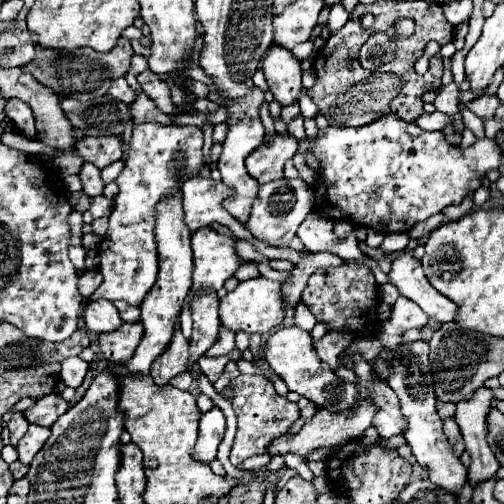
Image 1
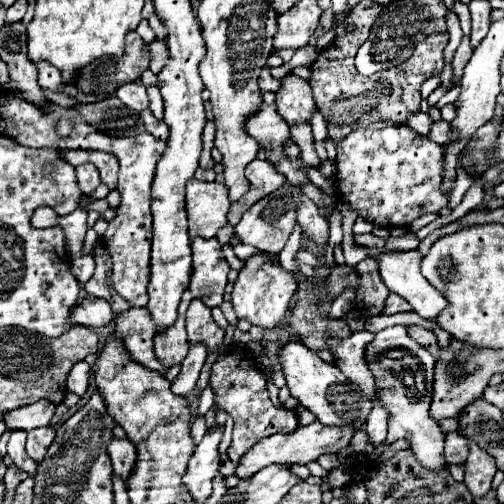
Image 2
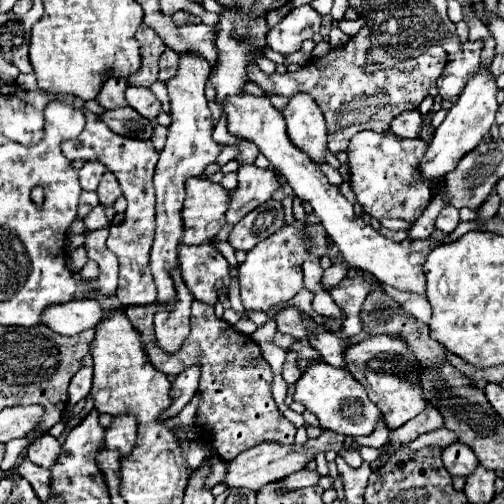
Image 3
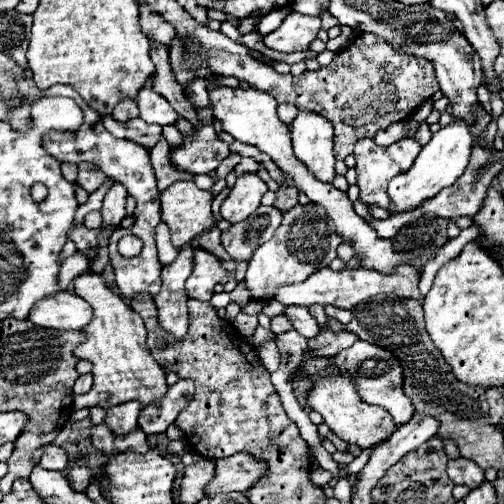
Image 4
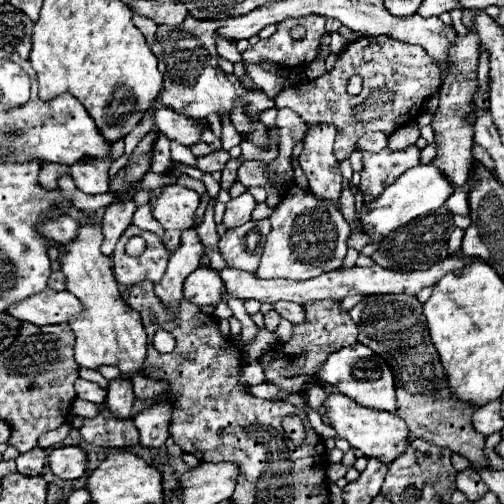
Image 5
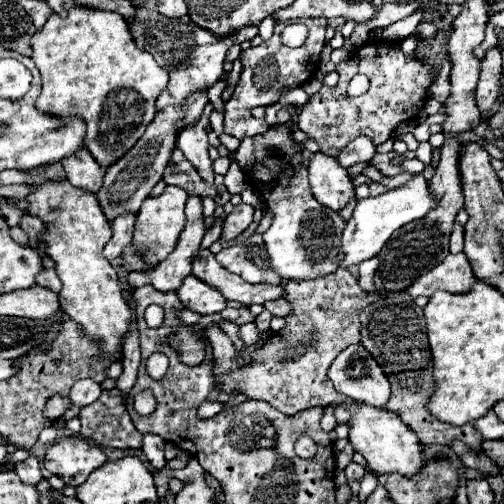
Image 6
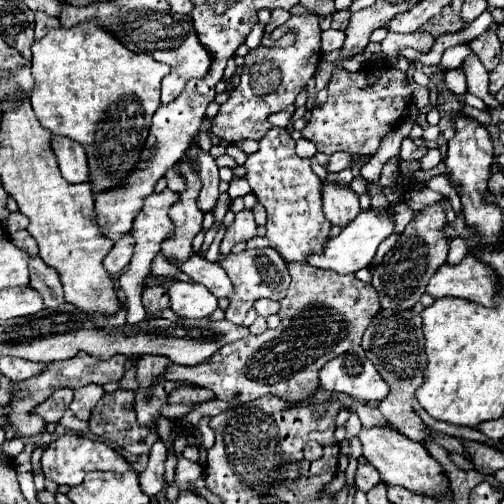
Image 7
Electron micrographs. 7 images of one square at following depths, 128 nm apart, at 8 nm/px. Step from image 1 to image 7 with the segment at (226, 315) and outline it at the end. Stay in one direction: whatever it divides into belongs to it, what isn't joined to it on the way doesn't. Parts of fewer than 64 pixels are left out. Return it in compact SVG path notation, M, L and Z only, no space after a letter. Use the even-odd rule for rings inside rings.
M270 128L258 146L258 152L248 154L244 168L248 170L248 184L252 186L258 202L268 212L266 238L276 248L276 252L280 252L286 264L306 264L308 256L324 252L324 244L330 240L332 228L322 212L320 178L312 172L310 160L296 154L296 141L286 128Z

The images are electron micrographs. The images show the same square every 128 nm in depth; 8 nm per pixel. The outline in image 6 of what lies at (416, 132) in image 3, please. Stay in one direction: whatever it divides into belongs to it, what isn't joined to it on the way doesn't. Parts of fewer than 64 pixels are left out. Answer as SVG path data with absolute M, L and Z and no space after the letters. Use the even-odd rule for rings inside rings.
M358 136L356 140L352 140L352 142L338 154L338 162L340 162L344 168L348 168L348 166L352 166L352 164L372 160L374 154L376 154L376 144L372 144L372 140L368 140L368 136Z

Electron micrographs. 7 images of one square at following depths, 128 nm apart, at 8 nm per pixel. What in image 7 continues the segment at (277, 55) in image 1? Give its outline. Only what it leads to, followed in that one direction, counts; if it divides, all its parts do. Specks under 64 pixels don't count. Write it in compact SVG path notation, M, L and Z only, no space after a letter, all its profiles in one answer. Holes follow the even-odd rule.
M322 180L322 204L324 214L334 226L346 226L360 212L358 194L346 184Z

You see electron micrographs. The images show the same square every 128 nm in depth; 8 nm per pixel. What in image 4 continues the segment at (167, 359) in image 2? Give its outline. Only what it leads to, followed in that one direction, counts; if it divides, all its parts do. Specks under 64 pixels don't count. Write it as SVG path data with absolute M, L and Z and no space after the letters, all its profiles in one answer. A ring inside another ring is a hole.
M184 244L178 258L162 268L162 290L154 296L158 306L158 324L178 340L186 336L190 324L184 282L192 272L192 248L192 244Z

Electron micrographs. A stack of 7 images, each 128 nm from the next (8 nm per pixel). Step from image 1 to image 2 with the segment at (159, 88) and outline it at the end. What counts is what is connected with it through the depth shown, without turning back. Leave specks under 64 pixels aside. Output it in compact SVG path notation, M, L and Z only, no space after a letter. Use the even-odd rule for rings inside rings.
M146 86L146 90L148 90L152 114L154 114L158 120L162 120L162 114L164 114L164 102L162 102L162 94L158 92L158 86Z

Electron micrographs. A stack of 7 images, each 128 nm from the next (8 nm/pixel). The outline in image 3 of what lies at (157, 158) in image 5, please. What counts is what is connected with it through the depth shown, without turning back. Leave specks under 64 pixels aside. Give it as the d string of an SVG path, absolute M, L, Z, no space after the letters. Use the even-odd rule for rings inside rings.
M130 106L106 110L100 114L100 120L104 120L104 124L120 136L128 136L128 138L150 138L152 136L150 120L140 116Z

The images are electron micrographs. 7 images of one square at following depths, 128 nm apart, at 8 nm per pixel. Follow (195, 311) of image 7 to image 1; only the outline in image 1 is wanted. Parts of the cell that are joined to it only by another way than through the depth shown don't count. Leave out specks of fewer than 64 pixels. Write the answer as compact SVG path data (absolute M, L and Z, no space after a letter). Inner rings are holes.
M200 228L192 234L194 284L192 288L220 290L240 268L240 256L234 236L218 234L212 228Z

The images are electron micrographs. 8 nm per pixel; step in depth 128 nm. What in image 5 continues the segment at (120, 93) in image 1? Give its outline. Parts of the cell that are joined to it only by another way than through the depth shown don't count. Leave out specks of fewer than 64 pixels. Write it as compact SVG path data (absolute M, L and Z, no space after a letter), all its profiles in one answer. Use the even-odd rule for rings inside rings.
M158 104L152 110L152 120L154 126L168 136L170 140L176 140L184 146L192 146L194 142L200 140L200 120L192 120L180 112L172 112L170 108L162 108L162 104Z

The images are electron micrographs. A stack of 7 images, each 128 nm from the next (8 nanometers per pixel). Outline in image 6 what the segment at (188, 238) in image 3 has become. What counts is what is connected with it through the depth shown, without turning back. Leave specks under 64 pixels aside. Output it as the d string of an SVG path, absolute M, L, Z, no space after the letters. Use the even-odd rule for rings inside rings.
M166 186L166 190L158 198L148 198L142 204L142 210L138 212L138 220L134 228L134 242L138 244L138 248L142 250L142 254L150 264L158 264L176 248L178 236L186 224L186 214L184 214L186 198L188 198L188 192L184 192L182 188Z

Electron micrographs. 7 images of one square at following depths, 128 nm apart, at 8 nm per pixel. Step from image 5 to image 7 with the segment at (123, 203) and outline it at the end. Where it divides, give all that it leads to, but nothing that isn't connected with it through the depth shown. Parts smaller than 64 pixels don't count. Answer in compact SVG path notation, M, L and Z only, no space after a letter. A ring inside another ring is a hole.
M128 232L128 234L124 234L124 236L112 246L112 250L106 254L106 258L104 258L104 268L106 268L110 274L120 274L120 272L128 266L130 258L132 258L132 250L134 250L134 240L132 240L132 234Z

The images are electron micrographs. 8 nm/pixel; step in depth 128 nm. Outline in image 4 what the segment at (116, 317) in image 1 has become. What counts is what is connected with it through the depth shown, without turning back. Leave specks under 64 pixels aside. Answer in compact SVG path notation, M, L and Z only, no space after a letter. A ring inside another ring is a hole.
M72 292L48 296L30 312L30 322L54 330L84 330L92 320L92 306Z

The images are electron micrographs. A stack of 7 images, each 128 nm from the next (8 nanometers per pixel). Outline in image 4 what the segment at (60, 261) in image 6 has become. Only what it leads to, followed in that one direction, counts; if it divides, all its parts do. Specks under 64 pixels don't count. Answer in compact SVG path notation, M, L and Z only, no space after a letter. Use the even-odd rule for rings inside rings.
M90 270L74 280L74 292L94 308L94 318L84 328L88 338L74 352L76 358L84 358L94 364L94 384L88 394L74 396L74 410L92 406L108 410L130 400L148 406L156 400L162 400L168 390L166 372L164 368L160 368L160 364L156 364L156 360L152 360L152 354L146 348L146 328L142 318L108 288L106 280L100 274L94 274Z

